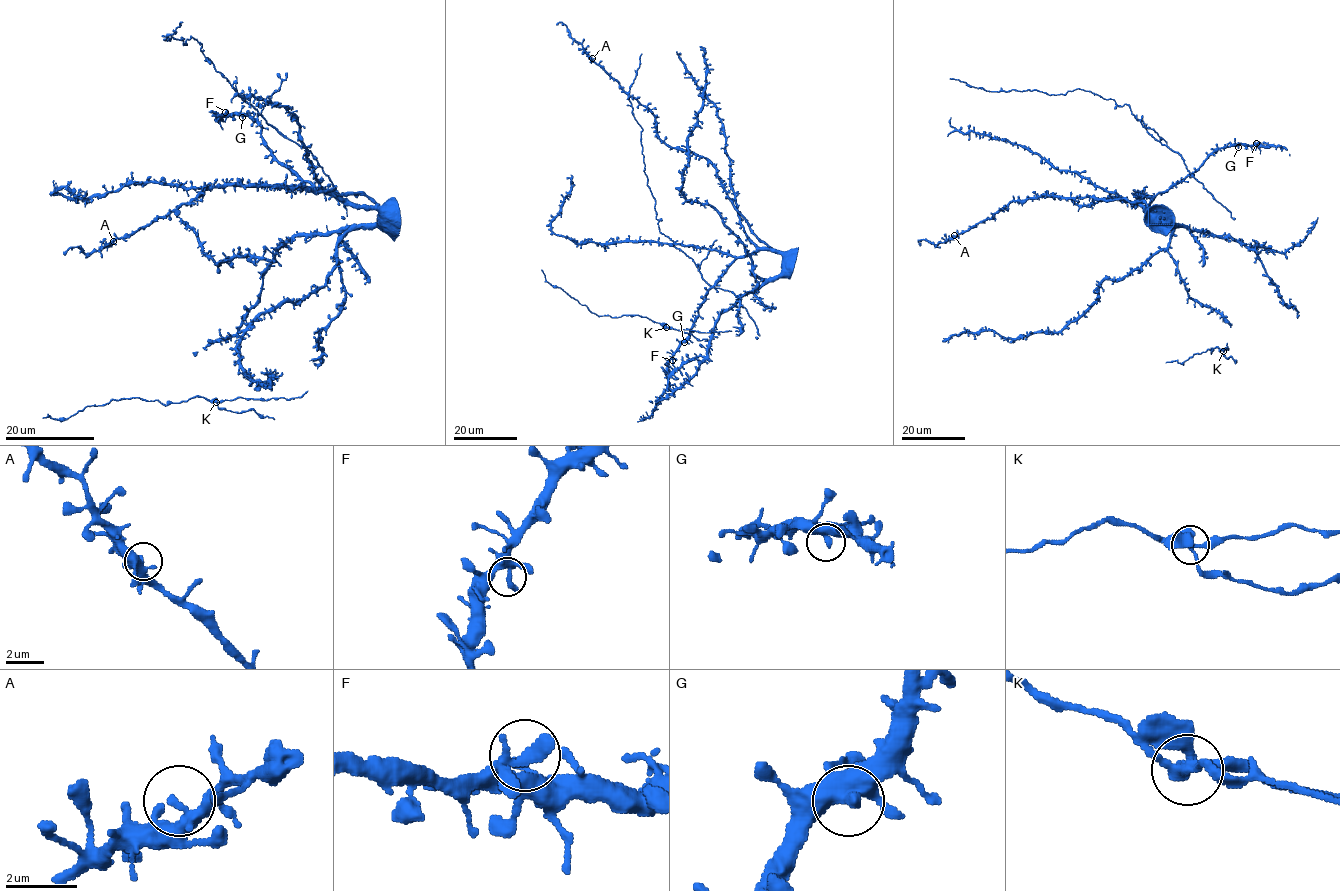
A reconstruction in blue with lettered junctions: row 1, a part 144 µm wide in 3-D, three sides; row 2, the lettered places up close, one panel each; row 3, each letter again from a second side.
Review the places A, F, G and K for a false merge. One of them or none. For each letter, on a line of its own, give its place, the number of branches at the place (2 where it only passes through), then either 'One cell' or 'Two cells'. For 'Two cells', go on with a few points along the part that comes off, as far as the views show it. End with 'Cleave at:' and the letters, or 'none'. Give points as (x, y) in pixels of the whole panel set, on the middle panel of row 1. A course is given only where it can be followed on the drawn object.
A: Place: (592, 58). Branches: 3. One cell
F: Place: (672, 360). Branches: 3. One cell
G: Place: (684, 342). Branches: 3. One cell
K: Place: (666, 327). Branches: 3. Two cells. Course of the part to remove: (666, 328), (639, 315), (597, 316), (560, 288), (553, 287), (541, 270)
Cleave at: K

